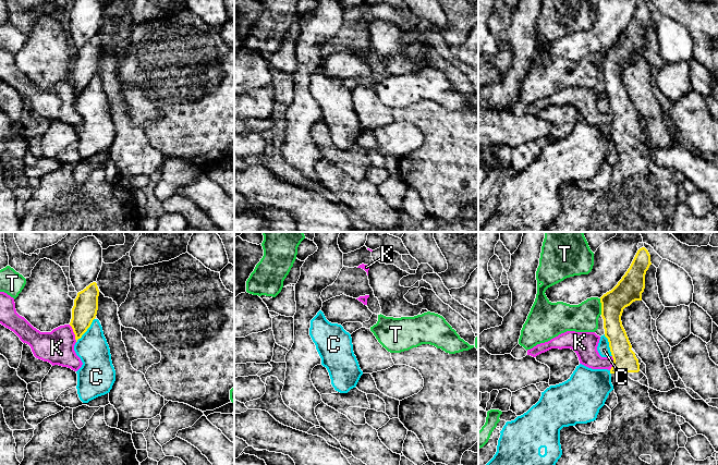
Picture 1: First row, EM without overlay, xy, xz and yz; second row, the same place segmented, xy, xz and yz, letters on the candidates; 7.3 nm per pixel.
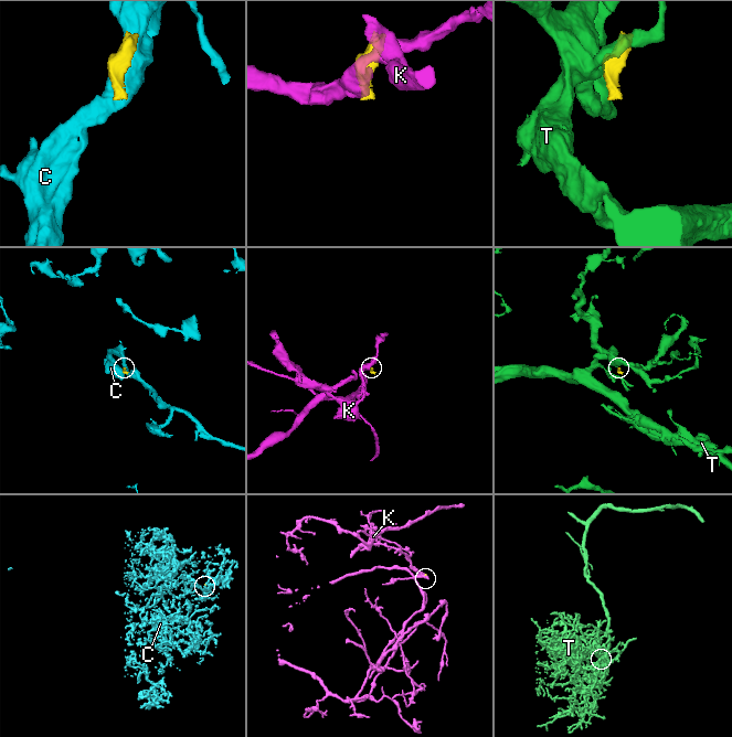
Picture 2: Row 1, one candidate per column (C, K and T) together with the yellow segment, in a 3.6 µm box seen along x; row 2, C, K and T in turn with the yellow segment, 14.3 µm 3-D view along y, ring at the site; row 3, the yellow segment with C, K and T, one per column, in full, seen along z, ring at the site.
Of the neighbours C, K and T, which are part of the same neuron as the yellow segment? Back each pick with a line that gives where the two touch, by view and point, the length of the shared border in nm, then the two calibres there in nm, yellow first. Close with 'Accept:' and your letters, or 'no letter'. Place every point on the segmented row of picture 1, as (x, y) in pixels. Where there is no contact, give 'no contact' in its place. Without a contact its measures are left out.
Accept: no letter

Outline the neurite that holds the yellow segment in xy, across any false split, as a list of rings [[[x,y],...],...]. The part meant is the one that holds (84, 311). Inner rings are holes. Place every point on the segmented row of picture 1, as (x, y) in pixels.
[[[96,282],[90,283],[83,291],[77,293],[72,308],[72,319],[70,326],[75,334],[75,340],[87,331],[98,310],[99,290]]]

